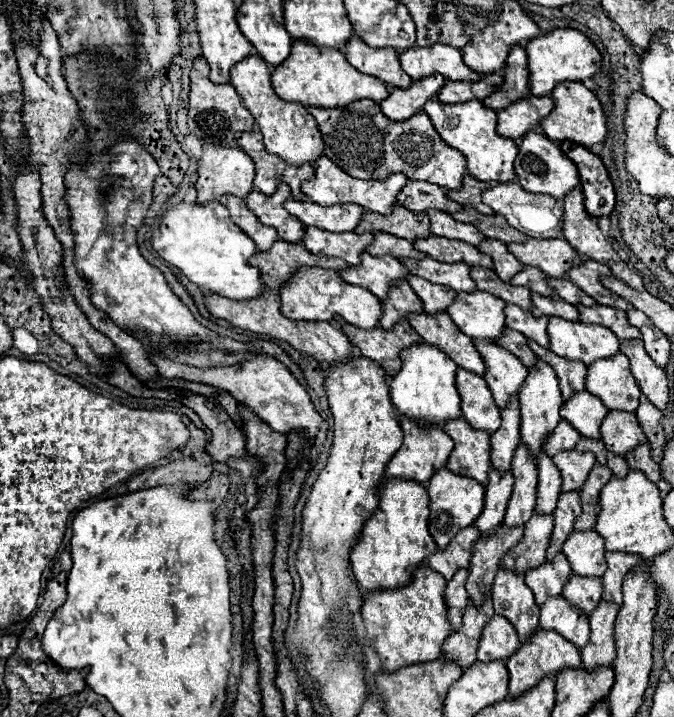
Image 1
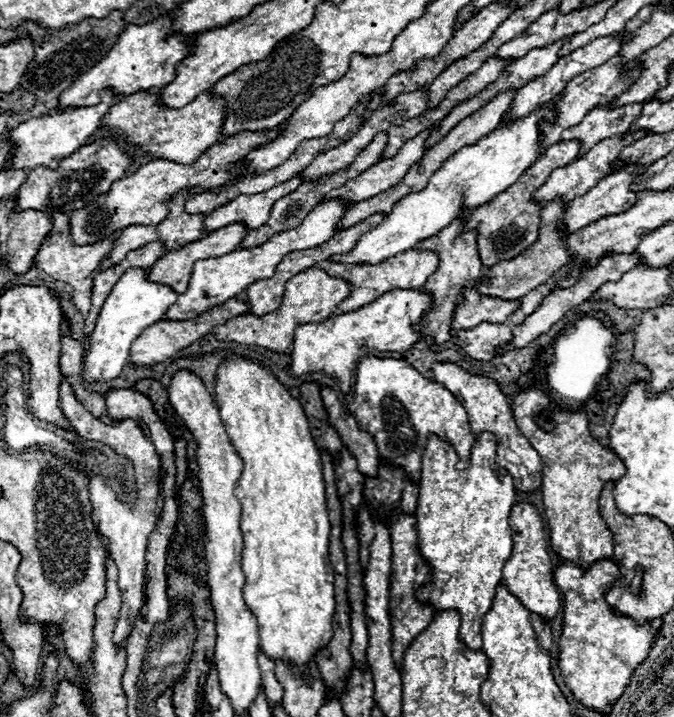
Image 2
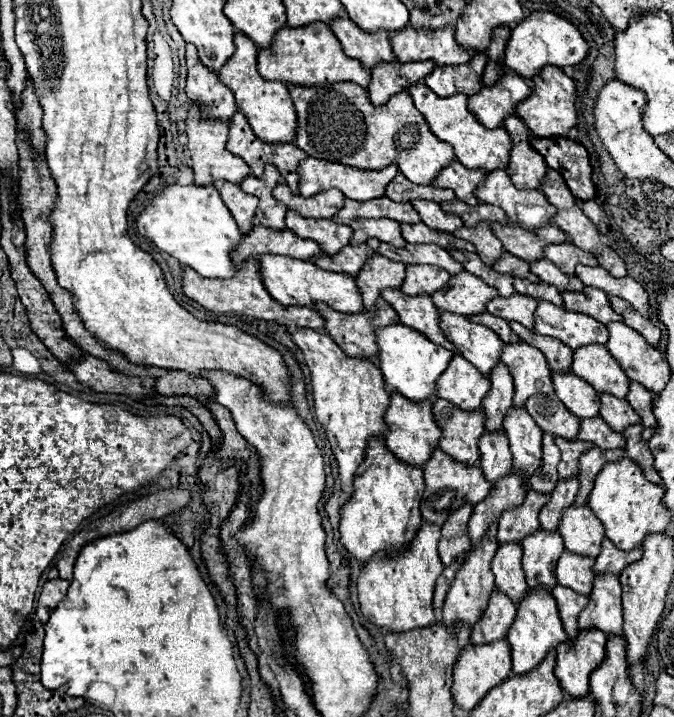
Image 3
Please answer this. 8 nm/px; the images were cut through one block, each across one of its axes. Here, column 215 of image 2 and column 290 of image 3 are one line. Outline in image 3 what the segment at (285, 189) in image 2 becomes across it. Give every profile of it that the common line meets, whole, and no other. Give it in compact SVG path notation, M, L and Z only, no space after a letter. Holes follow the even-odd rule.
M288 210L286 214L286 228L292 230L300 238L314 240L328 256L338 254L346 244L350 244L350 238L354 234L350 226L336 224L332 220L302 218L292 210Z

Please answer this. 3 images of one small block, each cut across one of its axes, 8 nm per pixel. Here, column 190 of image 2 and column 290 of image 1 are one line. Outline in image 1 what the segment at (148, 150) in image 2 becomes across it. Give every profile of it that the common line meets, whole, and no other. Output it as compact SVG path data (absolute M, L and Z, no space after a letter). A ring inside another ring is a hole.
M250 54L230 70L230 84L236 88L240 94L244 106L252 112L256 118L260 132L264 136L264 148L270 154L278 154L282 160L288 164L304 164L304 162L314 162L318 156L324 152L324 142L318 132L318 126L314 118L306 112L304 106L298 102L284 102L270 84L270 68L268 64L258 56Z

